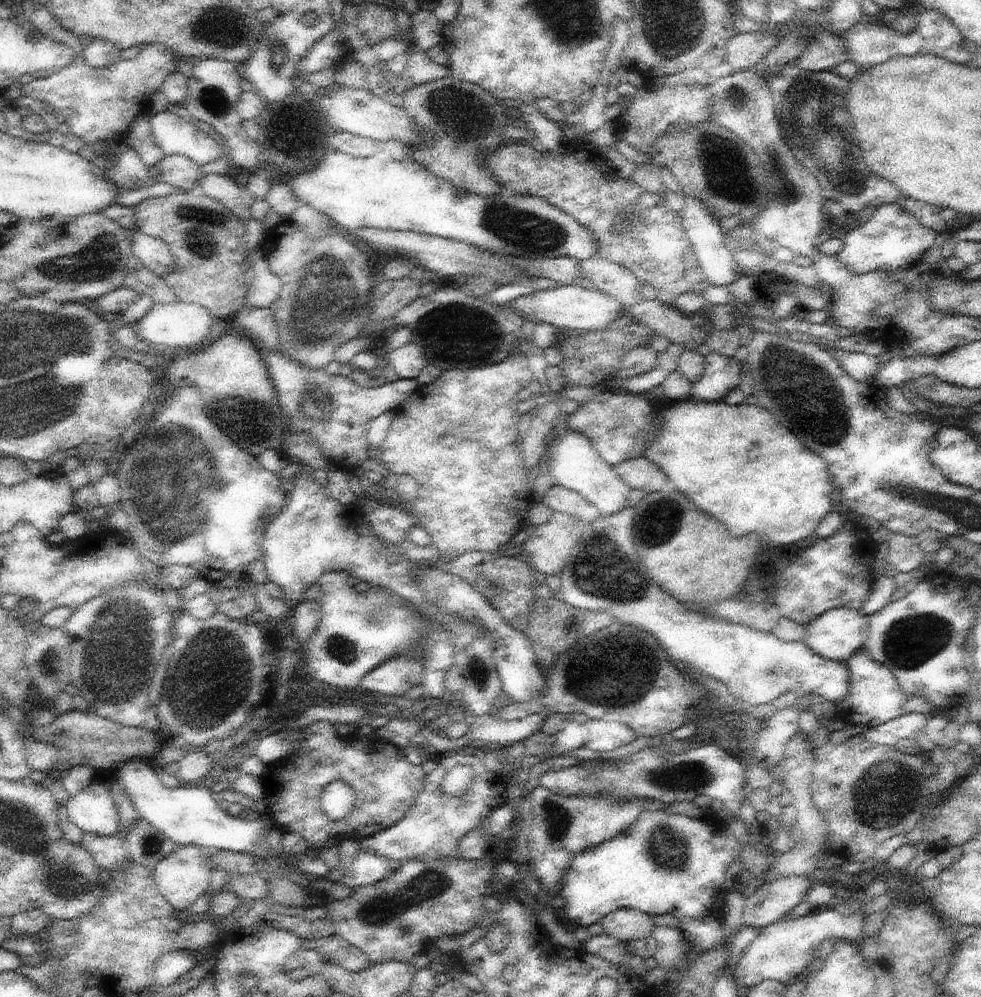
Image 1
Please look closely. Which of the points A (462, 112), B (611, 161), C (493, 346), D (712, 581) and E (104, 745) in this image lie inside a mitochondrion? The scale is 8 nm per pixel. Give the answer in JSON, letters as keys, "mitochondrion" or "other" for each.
{"A":"mitochondrion","B":"other","C":"mitochondrion","D":"other","E":"other"}

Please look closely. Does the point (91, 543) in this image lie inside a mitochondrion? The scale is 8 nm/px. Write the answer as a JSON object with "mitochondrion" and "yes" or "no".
{"mitochondrion":"no"}

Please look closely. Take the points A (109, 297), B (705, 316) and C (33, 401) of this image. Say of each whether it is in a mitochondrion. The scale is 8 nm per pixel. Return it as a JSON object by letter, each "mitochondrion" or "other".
{"A":"other","B":"other","C":"mitochondrion"}

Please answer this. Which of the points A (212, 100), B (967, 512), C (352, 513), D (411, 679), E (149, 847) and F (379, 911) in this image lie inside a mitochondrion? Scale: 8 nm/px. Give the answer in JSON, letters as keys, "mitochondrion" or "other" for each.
{"A":"mitochondrion","B":"mitochondrion","C":"other","D":"other","E":"mitochondrion","F":"mitochondrion"}

